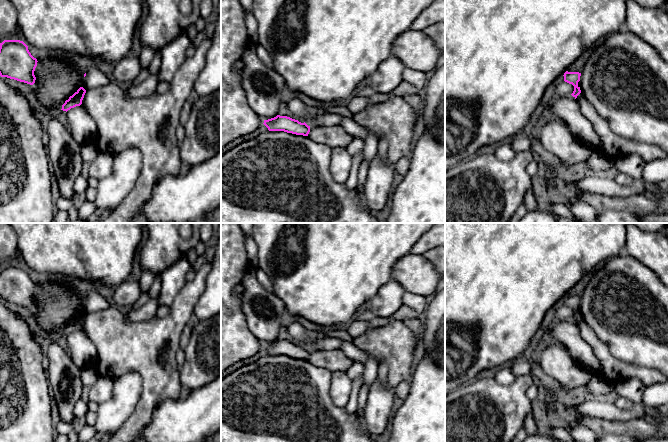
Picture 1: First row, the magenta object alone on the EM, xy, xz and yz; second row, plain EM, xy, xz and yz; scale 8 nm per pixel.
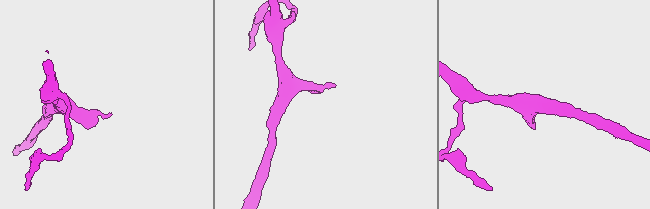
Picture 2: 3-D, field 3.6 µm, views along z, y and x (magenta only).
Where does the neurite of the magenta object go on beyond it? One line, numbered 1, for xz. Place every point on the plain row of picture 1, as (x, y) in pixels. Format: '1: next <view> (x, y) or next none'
1: next none

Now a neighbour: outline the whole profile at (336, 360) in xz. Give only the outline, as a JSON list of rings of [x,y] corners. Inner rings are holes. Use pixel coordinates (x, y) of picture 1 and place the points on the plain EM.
[[[341,349],[333,351],[310,351],[308,361],[317,367],[329,369],[331,372],[347,370],[354,364],[354,360],[348,358]]]

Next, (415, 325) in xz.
[[[407,318],[402,322],[413,332],[417,344],[423,335],[423,318]]]

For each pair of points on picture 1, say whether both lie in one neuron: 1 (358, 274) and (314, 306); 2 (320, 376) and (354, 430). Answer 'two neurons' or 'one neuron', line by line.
1: one neuron
2: one neuron

